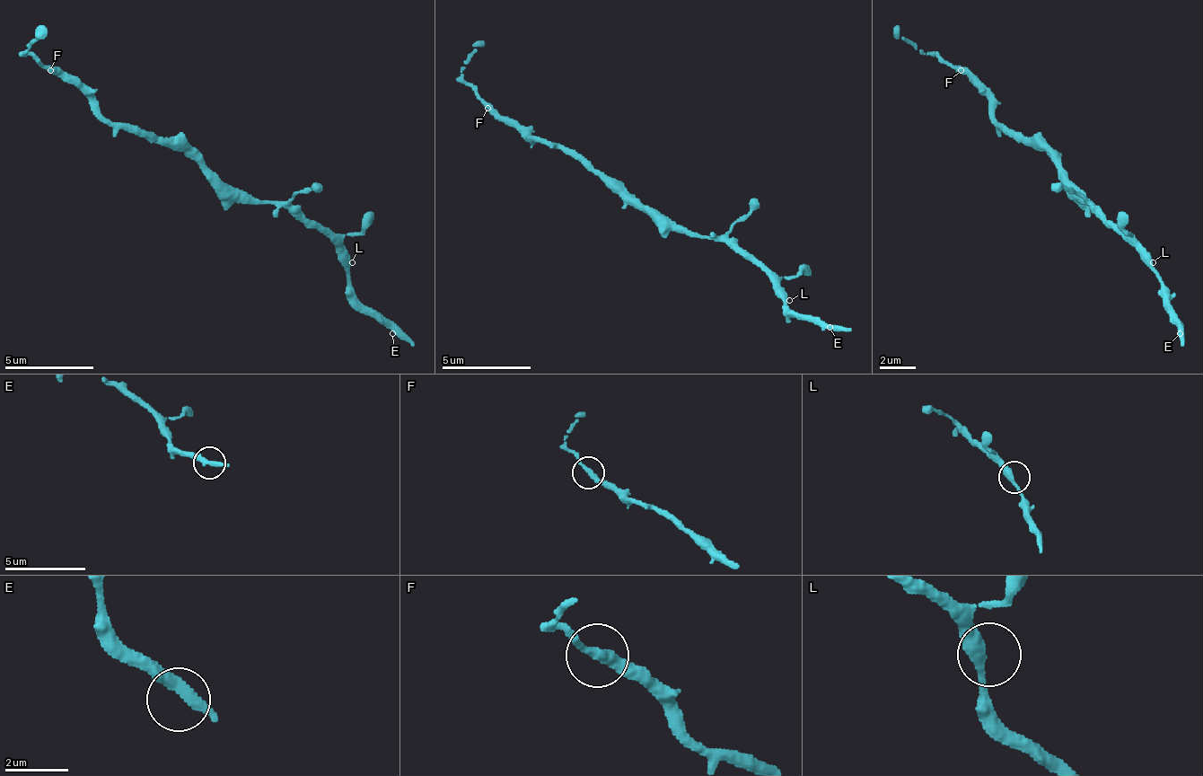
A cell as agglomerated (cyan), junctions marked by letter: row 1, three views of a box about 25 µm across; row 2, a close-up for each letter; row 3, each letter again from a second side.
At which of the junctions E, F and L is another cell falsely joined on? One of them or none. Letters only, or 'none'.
none

